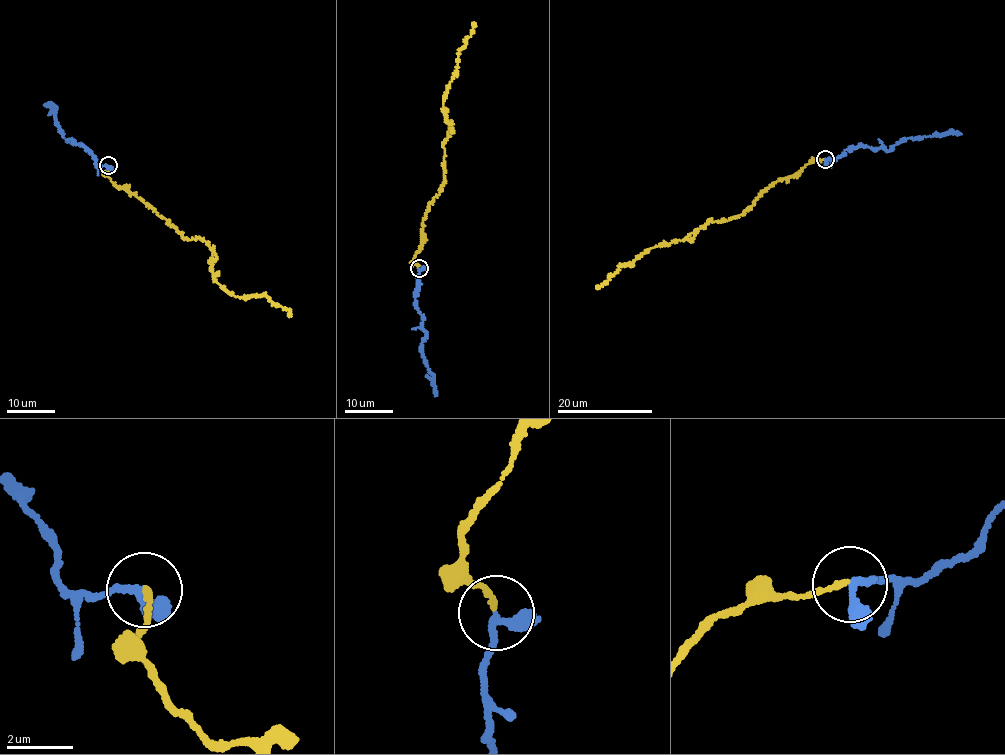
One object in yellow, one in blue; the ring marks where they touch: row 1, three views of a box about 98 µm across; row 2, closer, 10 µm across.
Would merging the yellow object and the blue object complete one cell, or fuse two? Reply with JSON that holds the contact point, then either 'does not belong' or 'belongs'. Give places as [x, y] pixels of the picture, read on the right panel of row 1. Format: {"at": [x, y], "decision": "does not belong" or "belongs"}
{"at": [825, 159], "decision": "belongs"}

